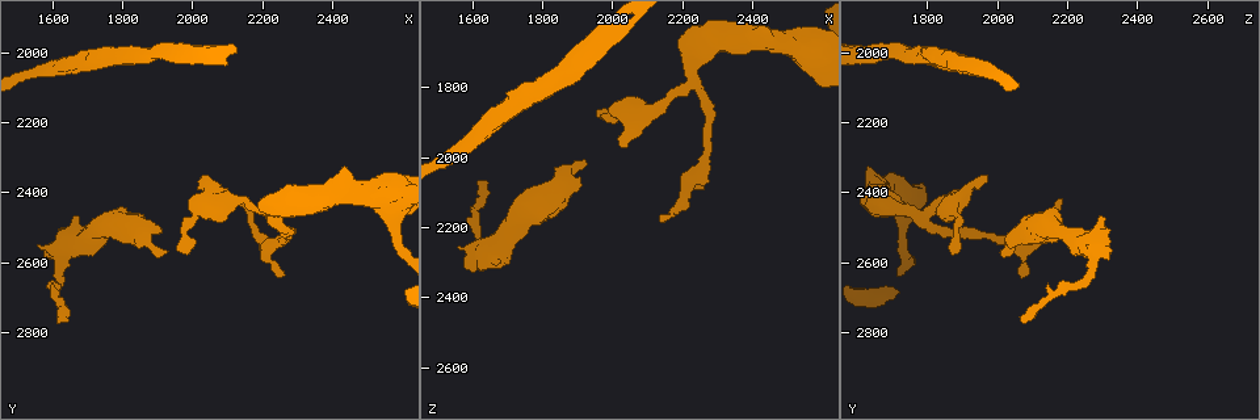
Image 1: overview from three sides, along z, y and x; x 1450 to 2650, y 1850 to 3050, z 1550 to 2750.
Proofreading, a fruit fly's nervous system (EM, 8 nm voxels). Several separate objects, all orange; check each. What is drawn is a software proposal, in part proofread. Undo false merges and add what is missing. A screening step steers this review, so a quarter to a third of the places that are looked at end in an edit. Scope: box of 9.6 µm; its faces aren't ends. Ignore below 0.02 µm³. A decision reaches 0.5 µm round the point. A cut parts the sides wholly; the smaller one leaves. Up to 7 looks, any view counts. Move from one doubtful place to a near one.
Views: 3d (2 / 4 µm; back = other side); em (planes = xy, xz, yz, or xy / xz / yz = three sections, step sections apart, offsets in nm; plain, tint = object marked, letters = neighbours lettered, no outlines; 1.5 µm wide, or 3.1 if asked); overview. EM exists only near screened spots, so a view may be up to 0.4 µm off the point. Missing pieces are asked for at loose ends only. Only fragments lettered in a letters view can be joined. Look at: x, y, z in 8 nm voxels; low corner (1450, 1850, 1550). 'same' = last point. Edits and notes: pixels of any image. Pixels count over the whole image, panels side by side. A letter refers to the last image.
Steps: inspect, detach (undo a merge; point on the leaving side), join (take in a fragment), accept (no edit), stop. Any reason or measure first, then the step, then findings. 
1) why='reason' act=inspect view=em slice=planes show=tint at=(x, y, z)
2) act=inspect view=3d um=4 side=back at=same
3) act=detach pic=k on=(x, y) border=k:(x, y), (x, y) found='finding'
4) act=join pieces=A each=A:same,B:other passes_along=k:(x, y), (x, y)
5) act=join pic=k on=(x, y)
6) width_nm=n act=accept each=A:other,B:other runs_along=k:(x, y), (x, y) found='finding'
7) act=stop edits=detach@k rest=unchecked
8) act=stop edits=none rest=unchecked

act=inspect view=em slice=planes show=tint at=(1610, 2770, 2070)

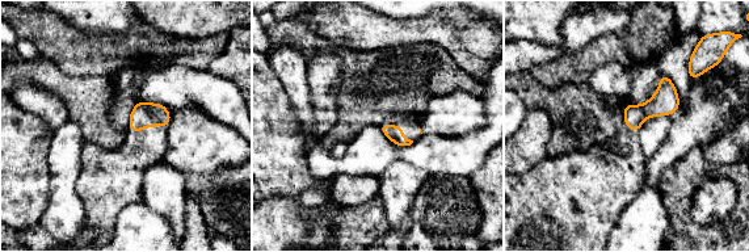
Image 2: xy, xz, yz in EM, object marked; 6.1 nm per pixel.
why='see the neighbours' act=inspect view=em slice=planes show=letters at=same

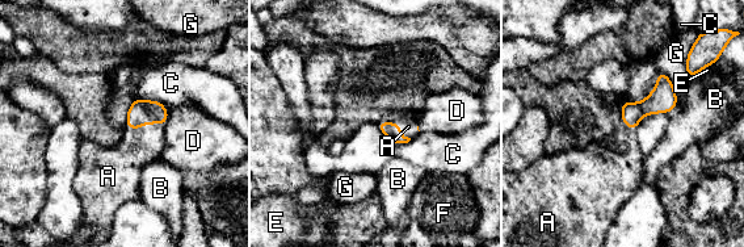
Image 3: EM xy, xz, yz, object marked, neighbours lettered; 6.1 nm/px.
act=join pieces=A each=A:same,B:other,C:other,D:other,E:other,F:other,G:other passes_along=3:(392, 130), (399, 125), (408, 126) found='it goes on there'

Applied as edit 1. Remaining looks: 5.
act=inspect view=3d um=4 at=(1930, 2570, 2020)

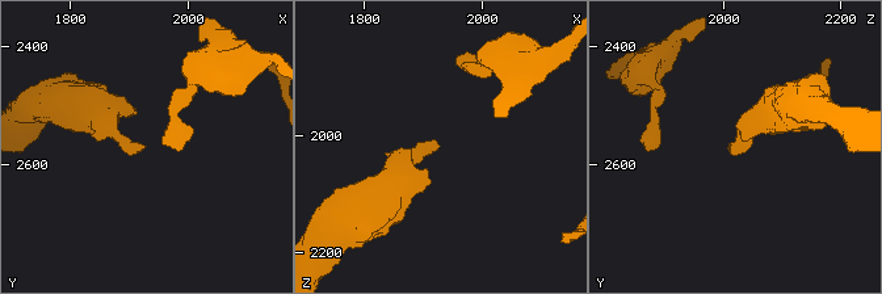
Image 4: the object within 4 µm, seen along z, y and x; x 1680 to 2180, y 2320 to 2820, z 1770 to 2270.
act=inspect view=em slice=xz step=4 show=letters at=(1925, 2565, 2020)

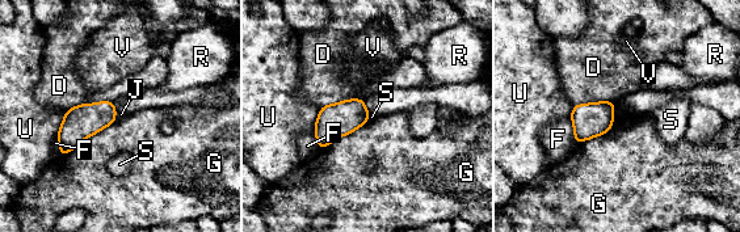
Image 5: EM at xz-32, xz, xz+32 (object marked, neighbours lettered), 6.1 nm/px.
longest_contact=G:400nm act=accept each=D:other,F:other,G:other,J:other,R:other,S:other,U:other,V:other border=5:(113, 104), (116, 122) found='none of them fits'

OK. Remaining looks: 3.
why='free end' act=inspect view=3d um=4 at=(2260, 2640, 2080)

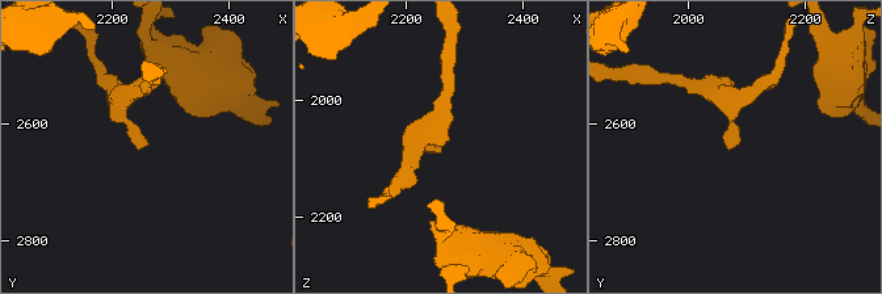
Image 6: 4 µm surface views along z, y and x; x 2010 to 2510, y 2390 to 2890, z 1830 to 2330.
why='need the tissue' act=inspect view=em slice=xz step=4 show=letters at=(2260, 2635, 2080)

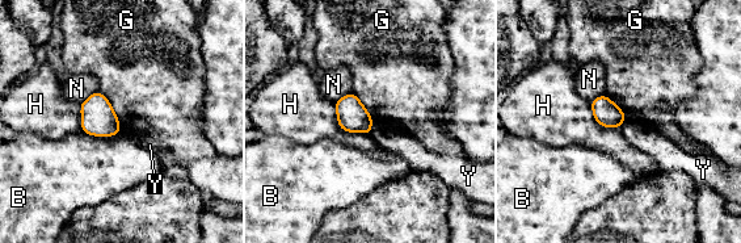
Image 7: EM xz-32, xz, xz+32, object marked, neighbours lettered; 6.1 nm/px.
width_nm=160 act=accept each=B:other,G:other,H:other,N:other,Y:other border=7:(373, 125), (369, 133) found='none of them fits'

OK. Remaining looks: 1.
act=stop edits=join@3 rest=unchecked

